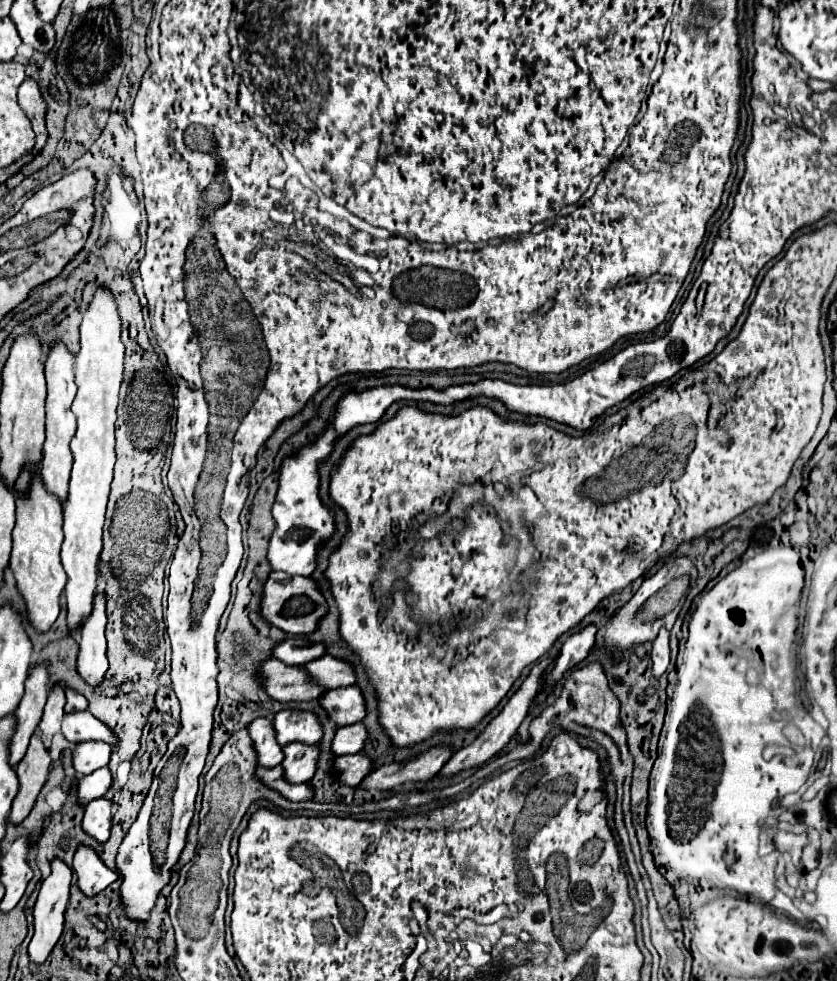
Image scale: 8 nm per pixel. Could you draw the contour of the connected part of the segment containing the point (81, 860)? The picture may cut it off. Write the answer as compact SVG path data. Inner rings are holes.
M77 846L73 858L73 870L77 874L79 888L87 896L99 894L101 890L105 890L109 884L117 880L117 872L109 870L103 858L97 854L97 850L91 846Z

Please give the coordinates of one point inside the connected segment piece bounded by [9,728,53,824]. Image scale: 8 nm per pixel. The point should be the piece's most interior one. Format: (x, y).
(33, 770)

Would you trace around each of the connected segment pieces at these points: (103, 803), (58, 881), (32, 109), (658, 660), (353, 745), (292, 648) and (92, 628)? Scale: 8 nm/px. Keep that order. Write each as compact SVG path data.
M99 798L91 800L85 808L85 818L83 818L83 830L97 838L99 842L105 842L111 830L111 820L113 820L113 800Z
M53 858L53 862L51 862L51 874L43 880L41 890L39 890L39 898L37 898L35 908L33 908L33 926L35 926L35 932L33 932L33 938L29 942L29 958L33 962L37 962L37 964L41 964L41 962L47 960L49 952L53 950L53 946L57 944L57 940L61 936L63 914L65 914L65 908L67 908L67 902L69 902L71 878L73 878L73 870L61 858Z
M25 78L23 84L19 86L19 106L23 108L23 112L27 114L27 118L33 124L33 132L35 132L35 146L31 152L41 152L41 148L45 146L47 140L47 130L45 130L45 100L39 92L39 86L33 78Z
M661 630L653 642L653 676L655 680L667 670L669 666L669 632Z
M361 722L351 724L351 726L343 726L335 732L335 738L331 742L331 752L357 754L363 748L365 738L367 738L367 732Z
M287 638L275 644L275 648L271 650L271 658L277 658L289 666L303 666L309 660L315 660L323 654L325 654L325 648L321 644L309 644L301 638Z
M97 592L93 600L91 616L87 616L81 628L81 648L77 658L77 672L91 686L97 686L107 672L105 626L107 626L105 592Z

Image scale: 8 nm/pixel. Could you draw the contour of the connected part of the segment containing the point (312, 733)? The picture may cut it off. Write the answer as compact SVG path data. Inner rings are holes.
M283 710L273 716L273 730L275 740L281 746L287 746L291 742L301 744L317 744L321 738L321 724L311 712L293 712Z

